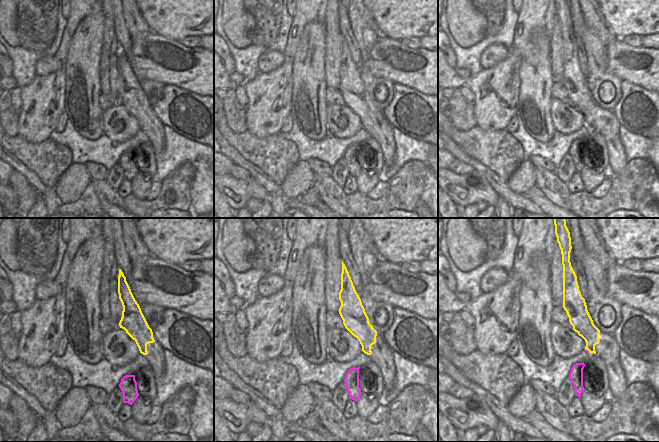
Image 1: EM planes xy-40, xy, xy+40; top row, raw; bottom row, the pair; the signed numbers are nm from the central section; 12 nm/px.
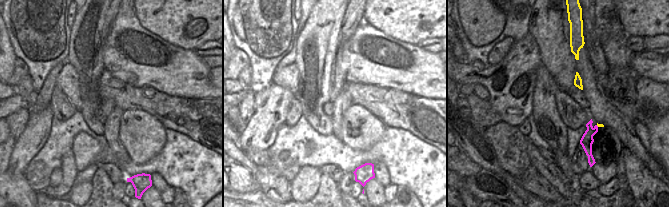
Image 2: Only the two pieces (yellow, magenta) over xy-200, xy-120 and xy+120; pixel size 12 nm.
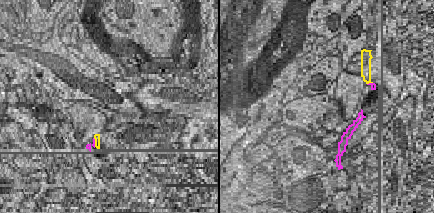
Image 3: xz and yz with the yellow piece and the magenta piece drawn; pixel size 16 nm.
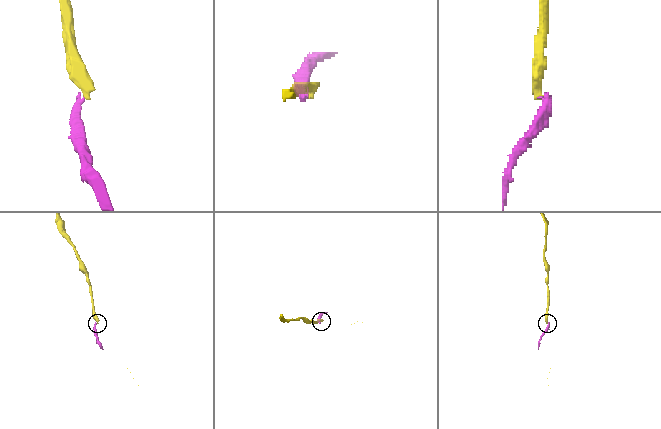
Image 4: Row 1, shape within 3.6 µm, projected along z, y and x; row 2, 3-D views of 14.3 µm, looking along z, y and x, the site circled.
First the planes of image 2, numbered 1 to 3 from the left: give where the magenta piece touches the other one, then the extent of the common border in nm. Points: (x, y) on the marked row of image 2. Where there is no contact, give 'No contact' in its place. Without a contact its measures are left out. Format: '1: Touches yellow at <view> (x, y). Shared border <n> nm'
1: No contact
2: No contact
3: No contact.

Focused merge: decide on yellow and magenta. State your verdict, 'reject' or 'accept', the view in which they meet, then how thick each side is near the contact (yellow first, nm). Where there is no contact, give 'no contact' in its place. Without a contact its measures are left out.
reject; contact in xy+40; calibres 220 and 30 nm

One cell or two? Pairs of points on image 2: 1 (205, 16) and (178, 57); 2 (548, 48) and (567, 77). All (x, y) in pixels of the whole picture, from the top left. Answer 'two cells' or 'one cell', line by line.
1: two cells
2: one cell

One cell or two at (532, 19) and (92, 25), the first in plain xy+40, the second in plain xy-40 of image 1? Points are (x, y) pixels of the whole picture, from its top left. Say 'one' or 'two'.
two

